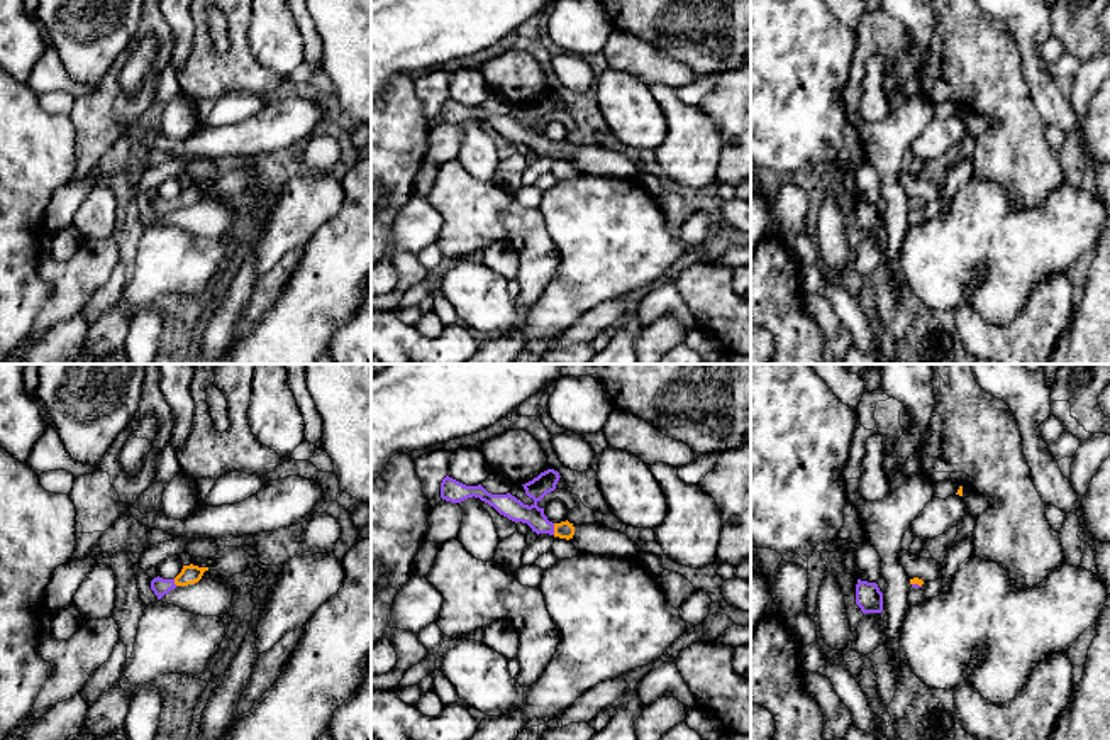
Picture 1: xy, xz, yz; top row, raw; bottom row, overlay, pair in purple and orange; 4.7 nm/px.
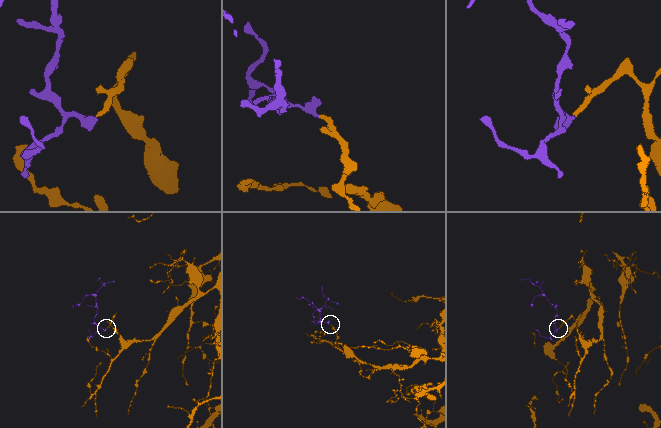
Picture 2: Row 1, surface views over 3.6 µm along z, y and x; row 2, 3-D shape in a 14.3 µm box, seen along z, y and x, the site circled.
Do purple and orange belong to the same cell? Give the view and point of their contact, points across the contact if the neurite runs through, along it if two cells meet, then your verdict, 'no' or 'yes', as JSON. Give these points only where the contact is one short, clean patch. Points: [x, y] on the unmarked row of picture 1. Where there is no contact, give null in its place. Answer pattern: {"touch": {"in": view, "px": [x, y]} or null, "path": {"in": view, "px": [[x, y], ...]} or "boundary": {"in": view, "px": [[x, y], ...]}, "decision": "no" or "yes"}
{"touch": {"in": "xz", "px": [553, 149]}, "path": {"in": "xz", "px": [[507, 126], [553, 149], [565, 149]]}, "decision": "yes"}

